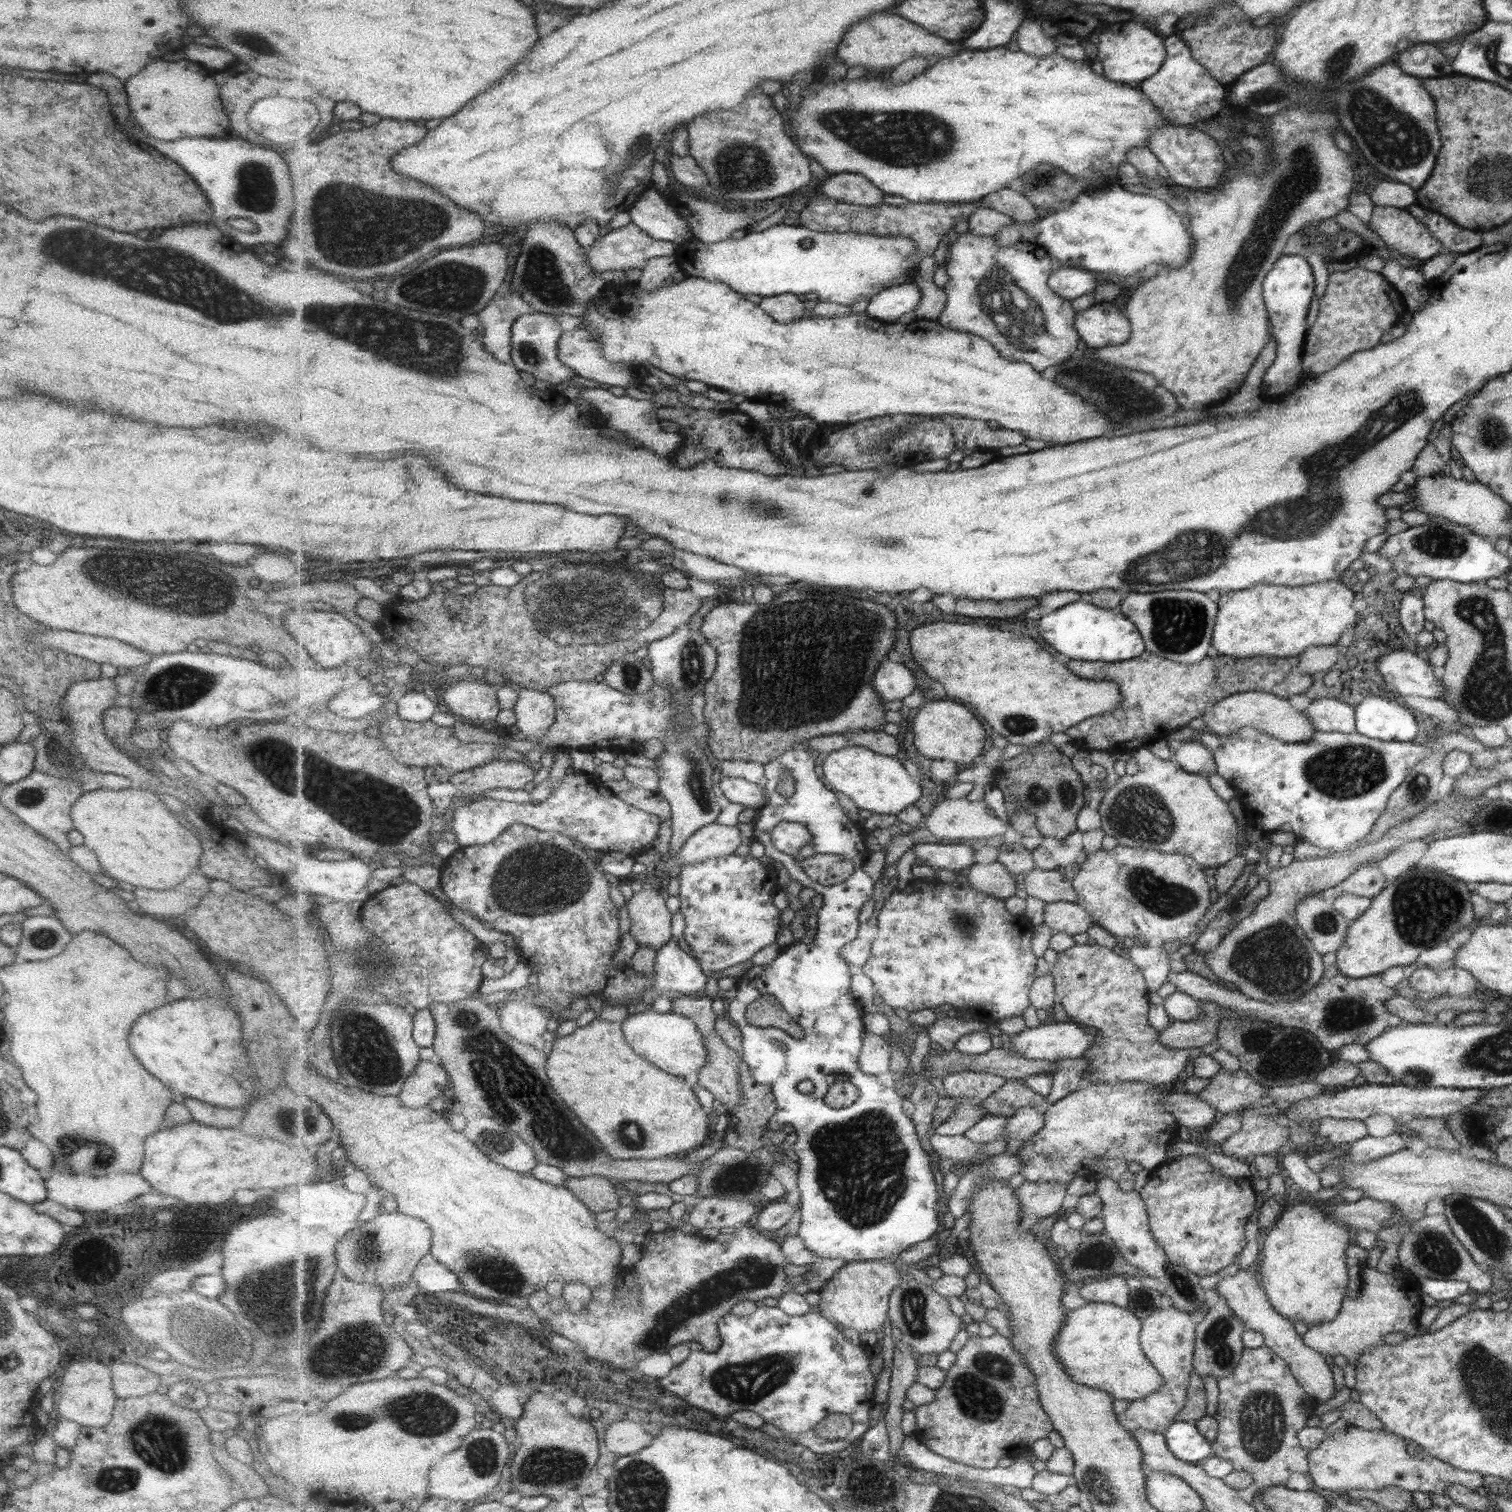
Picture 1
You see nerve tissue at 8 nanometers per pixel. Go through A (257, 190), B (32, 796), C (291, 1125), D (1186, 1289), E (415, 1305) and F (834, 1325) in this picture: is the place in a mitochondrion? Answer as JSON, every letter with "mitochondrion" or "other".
{"A":"mitochondrion","B":"mitochondrion","C":"mitochondrion","D":"mitochondrion","E":"other","F":"other"}

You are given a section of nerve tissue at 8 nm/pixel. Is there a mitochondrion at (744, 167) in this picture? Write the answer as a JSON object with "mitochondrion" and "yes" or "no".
{"mitochondrion":"yes"}

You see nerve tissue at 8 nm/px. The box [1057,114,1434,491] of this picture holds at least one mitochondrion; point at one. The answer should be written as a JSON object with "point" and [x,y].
{"point":[1301,178]}

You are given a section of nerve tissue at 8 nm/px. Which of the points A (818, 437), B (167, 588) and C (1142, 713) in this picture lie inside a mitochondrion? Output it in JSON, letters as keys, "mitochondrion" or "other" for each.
{"A":"other","B":"mitochondrion","C":"other"}

